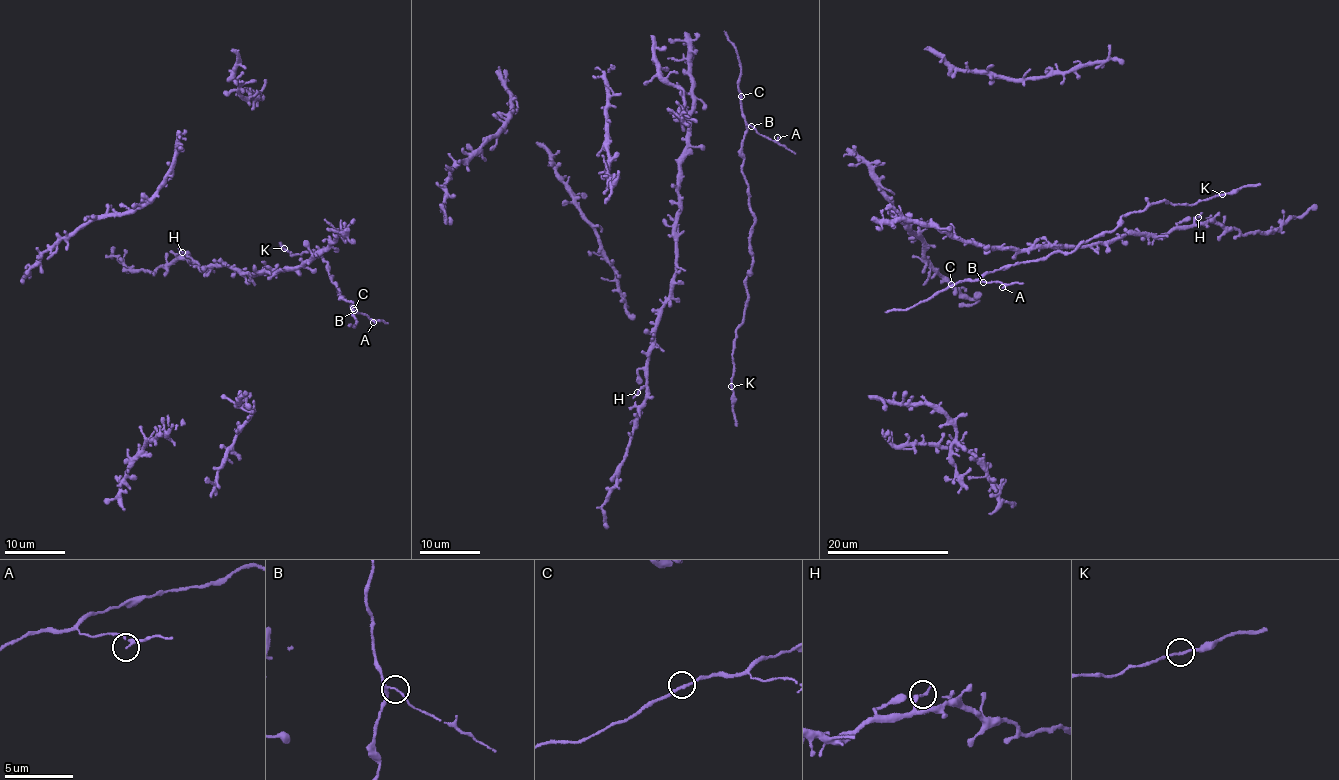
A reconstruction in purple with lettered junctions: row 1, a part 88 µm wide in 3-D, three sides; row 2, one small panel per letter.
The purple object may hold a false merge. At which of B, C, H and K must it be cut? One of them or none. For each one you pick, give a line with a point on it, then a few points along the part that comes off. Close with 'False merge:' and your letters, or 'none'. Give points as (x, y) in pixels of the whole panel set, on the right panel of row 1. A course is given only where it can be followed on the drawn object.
False merge: none

